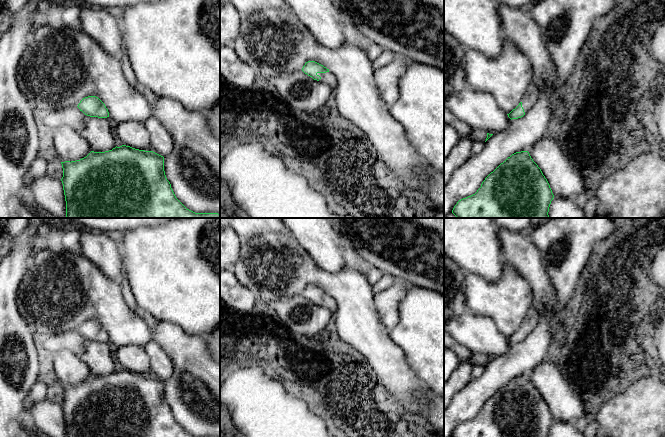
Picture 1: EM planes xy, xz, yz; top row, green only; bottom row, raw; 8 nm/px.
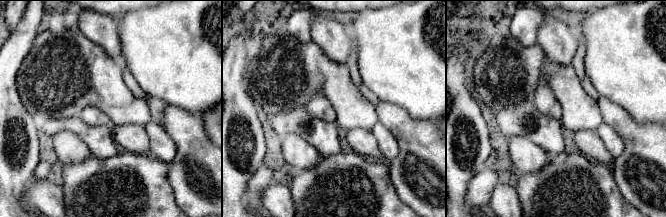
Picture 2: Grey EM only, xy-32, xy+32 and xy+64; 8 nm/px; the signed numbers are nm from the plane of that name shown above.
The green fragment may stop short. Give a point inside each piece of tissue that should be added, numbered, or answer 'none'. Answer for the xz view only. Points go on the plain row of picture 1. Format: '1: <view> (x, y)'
1: xz (328, 302)

